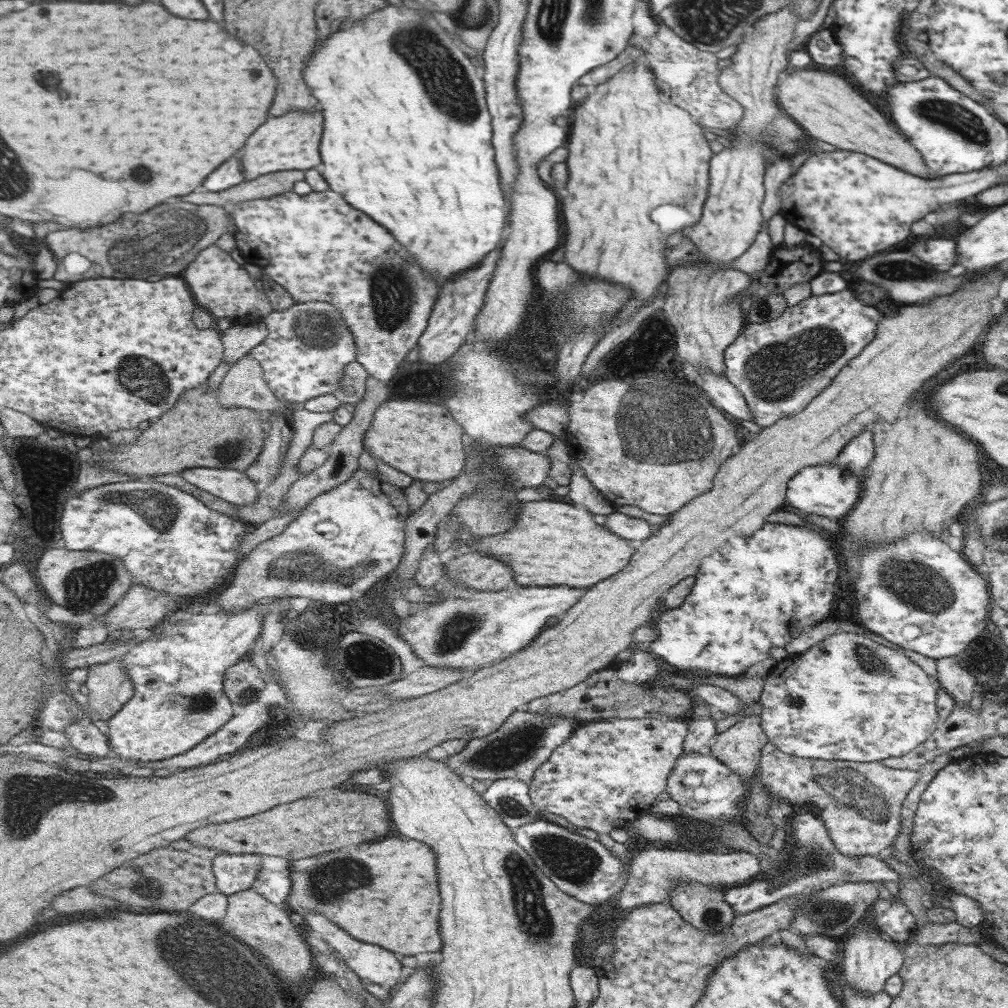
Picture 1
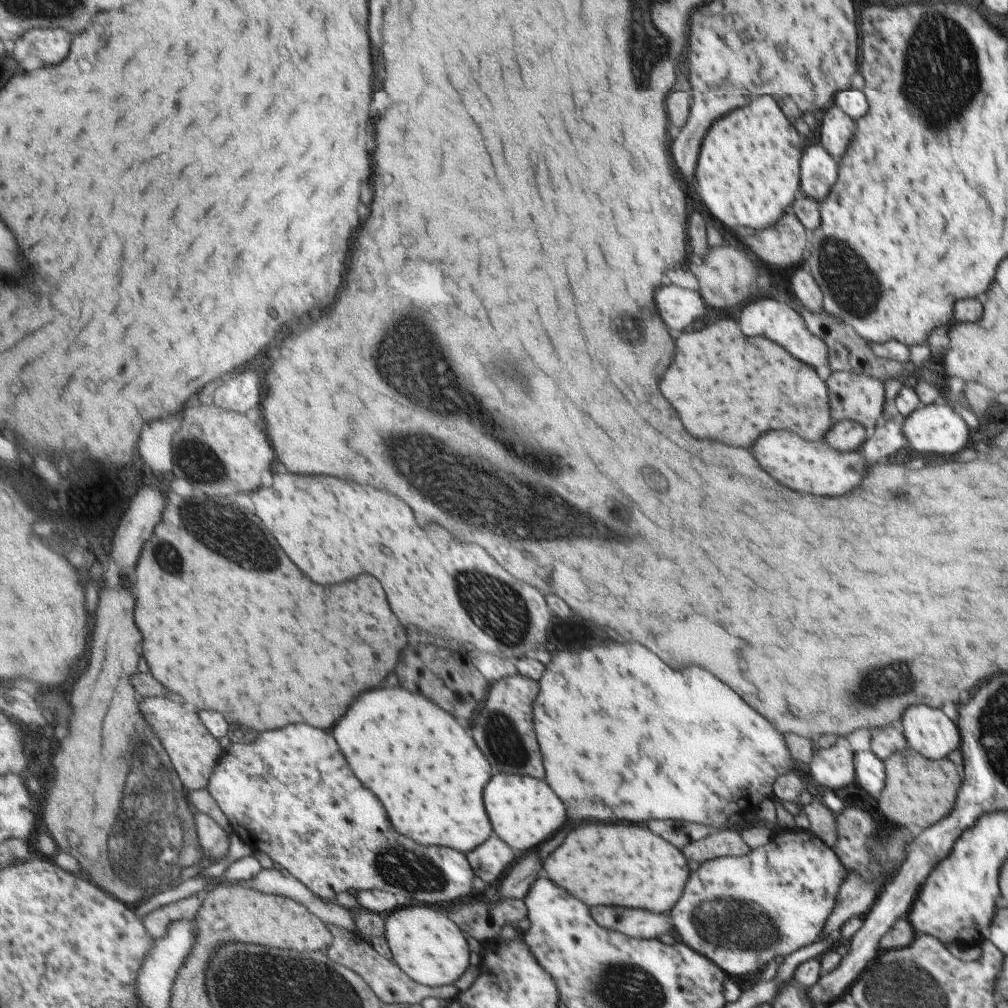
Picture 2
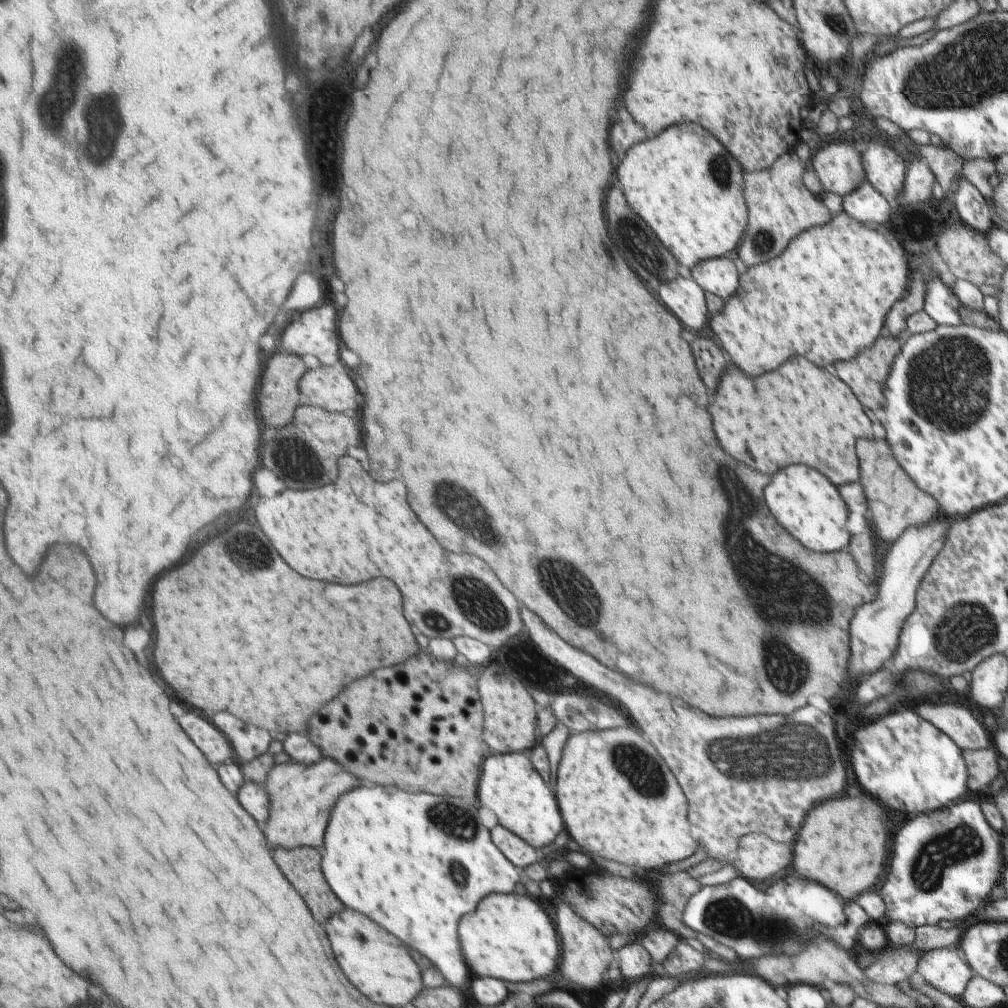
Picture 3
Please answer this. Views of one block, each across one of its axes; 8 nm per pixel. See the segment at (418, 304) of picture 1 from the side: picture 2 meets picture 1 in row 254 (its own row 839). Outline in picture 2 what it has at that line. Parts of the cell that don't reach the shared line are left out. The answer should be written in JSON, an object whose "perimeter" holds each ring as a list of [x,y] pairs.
{"perimeter":[[[299,724],[299,726],[287,726],[283,730],[259,734],[257,740],[247,744],[242,742],[233,743],[227,751],[223,752],[207,787],[243,842],[253,850],[265,852],[273,860],[275,866],[289,870],[293,876],[299,878],[305,886],[308,886],[315,894],[319,894],[322,899],[333,901],[339,893],[345,893],[346,890],[366,891],[377,889],[389,892],[389,886],[393,886],[393,888],[401,888],[401,892],[406,891],[409,897],[421,902],[421,904],[444,907],[451,903],[451,900],[457,900],[457,898],[461,900],[463,896],[467,896],[471,892],[471,878],[473,878],[474,871],[471,870],[470,863],[466,861],[466,855],[461,851],[449,847],[440,847],[439,845],[419,846],[419,844],[403,838],[401,834],[397,834],[394,827],[389,824],[387,816],[383,814],[383,806],[379,804],[379,800],[367,788],[363,788],[359,784],[359,778],[351,770],[347,758],[343,756],[341,748],[339,748],[339,744],[337,744],[337,740],[333,738],[331,732]]]}

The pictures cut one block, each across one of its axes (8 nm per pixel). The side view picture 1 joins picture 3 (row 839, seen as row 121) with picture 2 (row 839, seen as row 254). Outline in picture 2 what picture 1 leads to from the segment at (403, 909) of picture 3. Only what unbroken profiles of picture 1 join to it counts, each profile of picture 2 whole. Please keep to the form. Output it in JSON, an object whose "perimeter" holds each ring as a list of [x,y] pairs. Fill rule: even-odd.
{"perimeter":[[[401,685],[393,688],[373,688],[359,694],[359,700],[353,702],[343,716],[343,720],[333,730],[335,740],[343,746],[347,760],[355,774],[359,774],[359,782],[367,786],[373,794],[379,794],[383,806],[387,806],[387,814],[391,814],[391,822],[395,822],[394,829],[399,834],[407,834],[421,844],[449,847],[463,854],[473,850],[477,845],[486,841],[492,833],[487,818],[481,790],[491,776],[491,765],[485,760],[477,745],[457,724],[455,716],[440,707],[437,703],[425,698],[419,693],[412,693]],[[375,760],[379,760],[379,780],[375,782]],[[397,766],[409,768],[415,766],[417,774],[409,776],[391,776],[393,770],[397,774]]]}

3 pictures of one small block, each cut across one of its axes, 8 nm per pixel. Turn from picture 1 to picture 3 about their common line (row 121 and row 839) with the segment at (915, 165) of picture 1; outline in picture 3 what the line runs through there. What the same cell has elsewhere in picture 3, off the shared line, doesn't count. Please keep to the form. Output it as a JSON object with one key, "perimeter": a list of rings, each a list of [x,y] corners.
{"perimeter":[[[865,794],[857,798],[833,798],[831,802],[819,804],[811,814],[807,814],[799,838],[793,842],[795,858],[791,864],[795,872],[801,878],[829,888],[845,902],[853,900],[857,892],[873,884],[887,858],[887,832],[883,828],[883,818],[883,808]]]}

